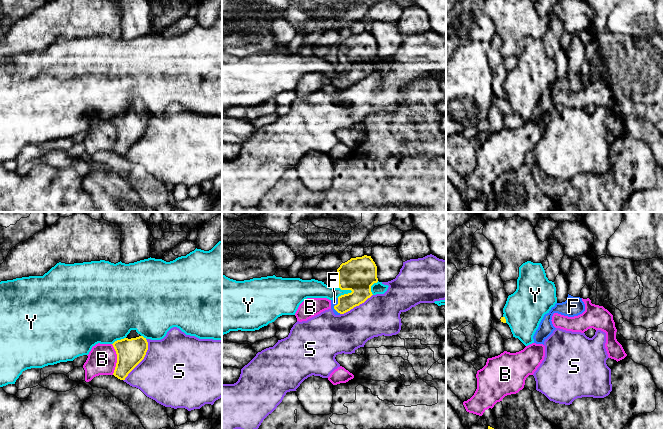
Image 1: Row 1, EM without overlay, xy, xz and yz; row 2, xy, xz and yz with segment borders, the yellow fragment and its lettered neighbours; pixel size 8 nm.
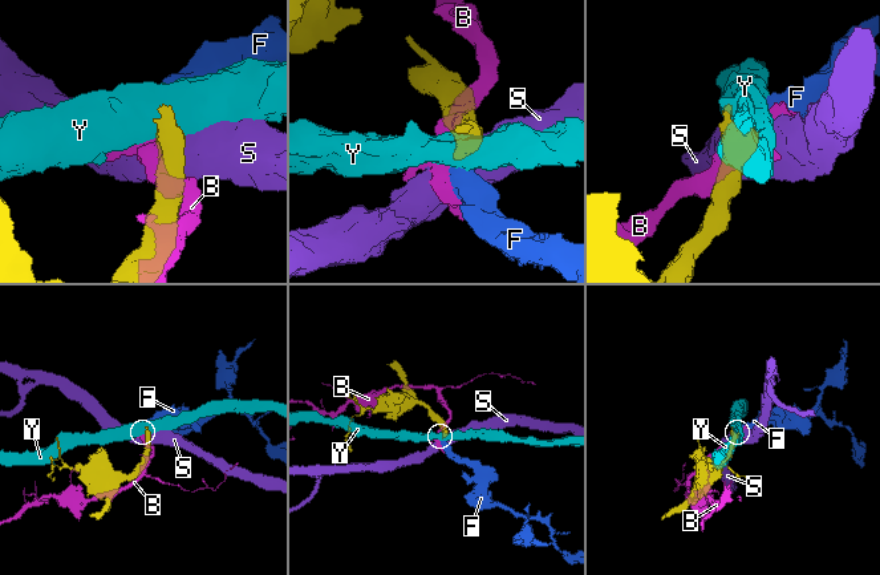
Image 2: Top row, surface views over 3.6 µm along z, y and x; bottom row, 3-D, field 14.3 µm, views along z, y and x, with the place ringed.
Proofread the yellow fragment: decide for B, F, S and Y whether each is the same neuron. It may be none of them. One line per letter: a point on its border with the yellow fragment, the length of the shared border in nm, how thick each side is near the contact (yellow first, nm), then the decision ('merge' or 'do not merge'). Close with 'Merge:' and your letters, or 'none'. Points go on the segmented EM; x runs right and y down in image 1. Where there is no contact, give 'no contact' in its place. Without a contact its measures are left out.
B: xy (117, 359) | 240 nm | 220/240 nm | do not merge
F: xz (334, 306) | 130 nm | 180/50 nm | merge
S: xy (142, 359) | 380 nm | 220/480 nm | do not merge
Y: xz (344, 294) | 140 nm | 280/140 nm | do not merge
Merge: F

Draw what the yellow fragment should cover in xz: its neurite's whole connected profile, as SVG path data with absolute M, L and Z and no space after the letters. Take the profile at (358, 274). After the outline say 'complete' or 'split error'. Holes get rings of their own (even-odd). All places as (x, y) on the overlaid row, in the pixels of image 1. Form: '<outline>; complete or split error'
M367 255L342 263L337 272L339 288L352 291L331 300L331 309L335 315L340 315L370 298L373 295L371 286L378 282L378 278L377 266L371 256Z; split error

